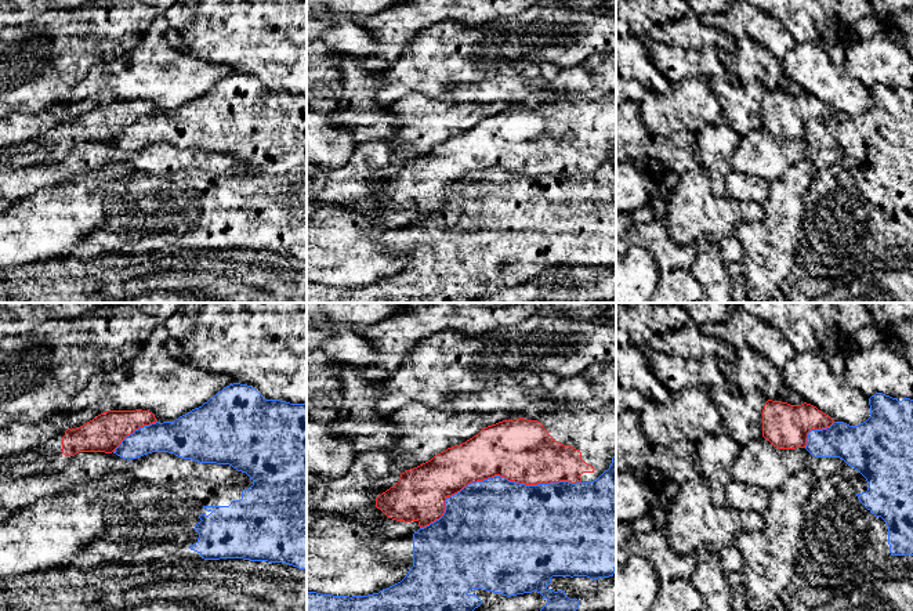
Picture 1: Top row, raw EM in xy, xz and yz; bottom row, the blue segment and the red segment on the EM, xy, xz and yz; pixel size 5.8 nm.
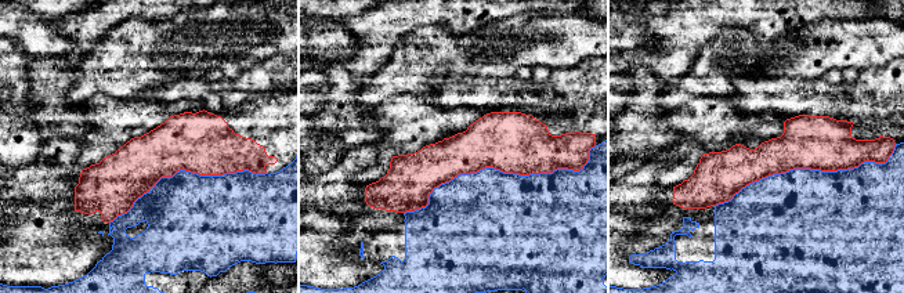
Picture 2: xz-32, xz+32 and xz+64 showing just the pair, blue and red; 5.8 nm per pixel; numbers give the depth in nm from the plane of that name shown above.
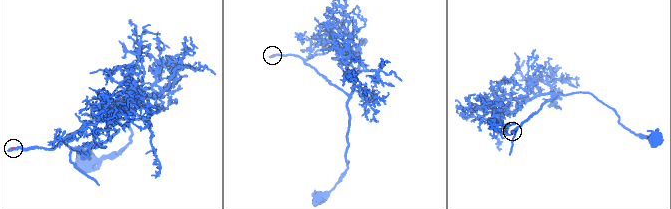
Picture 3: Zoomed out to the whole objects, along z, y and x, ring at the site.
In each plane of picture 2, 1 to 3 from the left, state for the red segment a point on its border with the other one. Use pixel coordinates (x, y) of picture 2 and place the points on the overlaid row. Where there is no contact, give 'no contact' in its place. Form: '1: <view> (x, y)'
1: xz-32 (187, 172)
2: xz+32 (499, 170)
3: xz+64 (809, 169)

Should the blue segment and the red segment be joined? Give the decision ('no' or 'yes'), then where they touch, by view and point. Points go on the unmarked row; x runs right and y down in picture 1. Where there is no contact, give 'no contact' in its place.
no | xz (495, 166)

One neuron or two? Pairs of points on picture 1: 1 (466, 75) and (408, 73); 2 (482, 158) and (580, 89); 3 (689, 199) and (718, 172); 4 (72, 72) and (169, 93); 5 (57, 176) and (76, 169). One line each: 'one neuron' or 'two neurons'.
1: one neuron
2: two neurons
3: two neurons
4: two neurons
5: one neuron

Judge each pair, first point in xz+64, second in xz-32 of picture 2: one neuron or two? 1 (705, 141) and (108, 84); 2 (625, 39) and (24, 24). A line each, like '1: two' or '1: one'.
1: two
2: one

